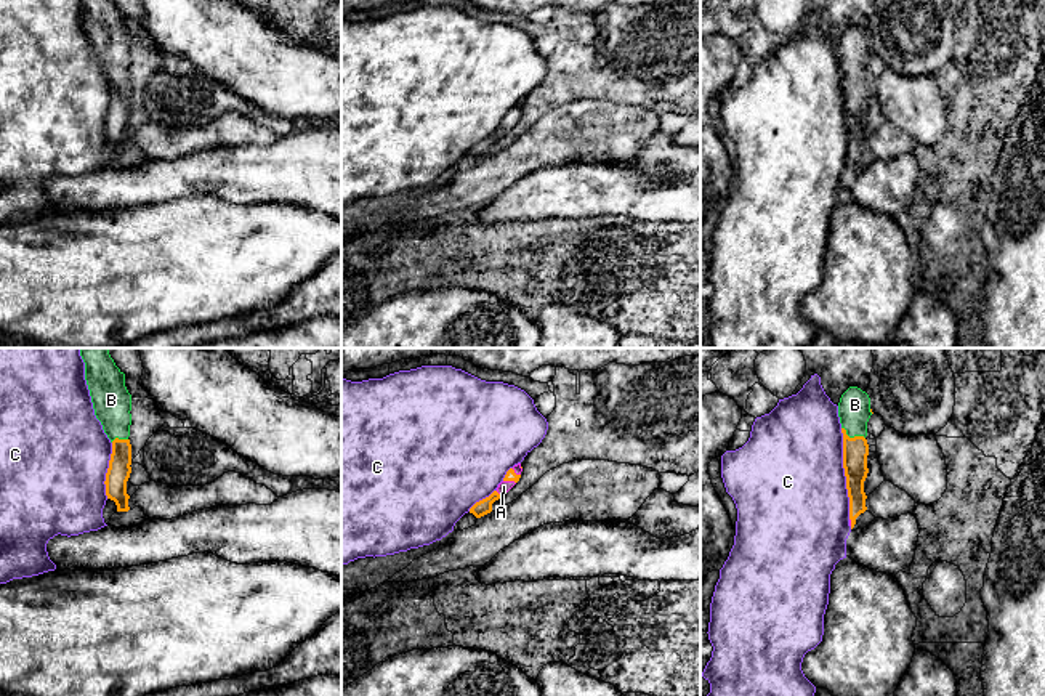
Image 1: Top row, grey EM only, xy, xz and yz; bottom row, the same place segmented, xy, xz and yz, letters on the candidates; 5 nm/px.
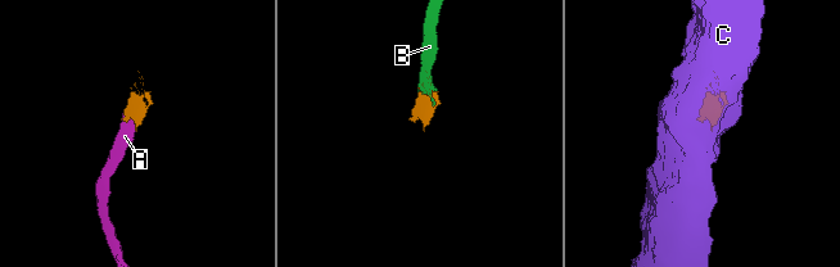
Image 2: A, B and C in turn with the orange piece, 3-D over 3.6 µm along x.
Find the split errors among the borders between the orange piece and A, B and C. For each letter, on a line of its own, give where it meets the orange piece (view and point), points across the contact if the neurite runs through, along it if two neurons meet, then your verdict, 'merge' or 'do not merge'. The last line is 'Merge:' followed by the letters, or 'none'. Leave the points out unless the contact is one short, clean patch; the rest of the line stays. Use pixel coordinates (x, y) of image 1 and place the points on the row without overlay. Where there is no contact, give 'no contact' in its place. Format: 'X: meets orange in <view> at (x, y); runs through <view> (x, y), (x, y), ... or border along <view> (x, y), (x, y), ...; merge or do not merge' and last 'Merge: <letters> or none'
A: meets orange in xz at (499, 135); runs through xz (483, 148), (499, 135), (504, 127); merge
B: meets orange in yz at (855, 77); merge
C: meets orange in yz at (845, 114); do not merge
Merge: A, B

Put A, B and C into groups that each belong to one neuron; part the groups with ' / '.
A B / C

